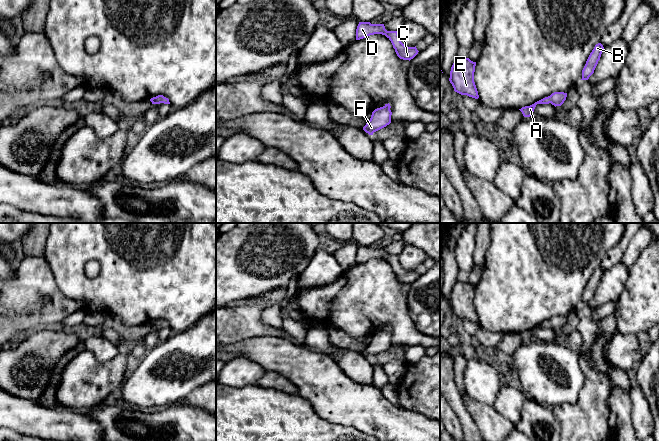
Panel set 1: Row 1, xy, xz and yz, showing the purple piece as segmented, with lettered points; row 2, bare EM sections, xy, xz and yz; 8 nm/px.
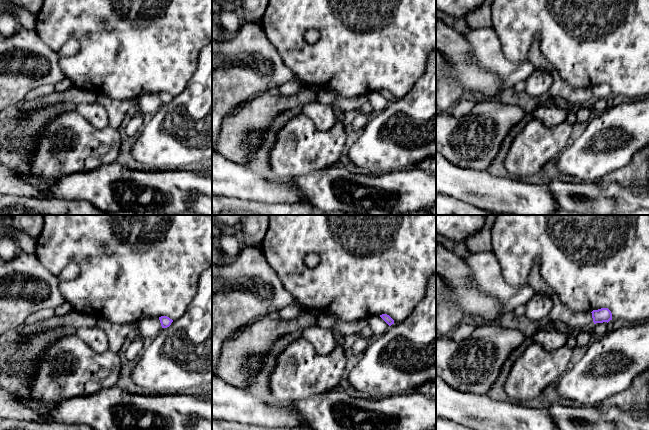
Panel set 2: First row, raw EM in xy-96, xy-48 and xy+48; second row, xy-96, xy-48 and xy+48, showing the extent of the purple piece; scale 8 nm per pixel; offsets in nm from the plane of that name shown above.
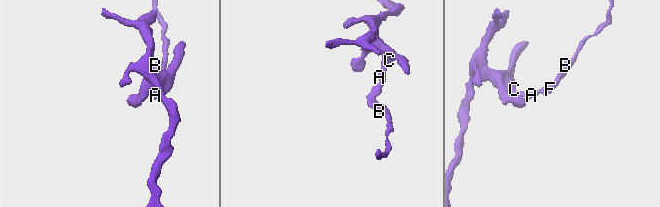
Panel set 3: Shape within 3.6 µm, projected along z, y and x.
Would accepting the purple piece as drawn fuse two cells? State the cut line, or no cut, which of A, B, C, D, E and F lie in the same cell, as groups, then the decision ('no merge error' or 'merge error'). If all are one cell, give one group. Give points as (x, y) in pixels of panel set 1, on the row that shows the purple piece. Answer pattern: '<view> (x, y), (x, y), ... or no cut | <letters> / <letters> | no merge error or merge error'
no cut | A B C D E F | no merge error

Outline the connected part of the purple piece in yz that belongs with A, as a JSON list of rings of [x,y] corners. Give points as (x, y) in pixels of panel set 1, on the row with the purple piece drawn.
[[[554,92],[550,96],[545,97],[545,98],[535,102],[534,104],[530,105],[530,106],[522,107],[519,110],[522,112],[524,117],[530,117],[533,114],[534,109],[535,109],[537,104],[549,104],[549,103],[551,103],[555,107],[561,106],[564,103],[564,101],[566,100],[566,97],[567,97],[567,93]]]

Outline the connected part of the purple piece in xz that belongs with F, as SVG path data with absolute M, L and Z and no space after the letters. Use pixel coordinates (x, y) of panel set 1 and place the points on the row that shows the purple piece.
M385 104L383 107L377 108L372 112L370 120L363 127L363 130L369 135L386 127L391 123L392 112L390 104Z

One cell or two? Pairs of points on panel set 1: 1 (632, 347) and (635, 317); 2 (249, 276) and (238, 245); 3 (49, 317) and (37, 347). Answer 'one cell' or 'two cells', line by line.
1: two cells
2: one cell
3: two cells

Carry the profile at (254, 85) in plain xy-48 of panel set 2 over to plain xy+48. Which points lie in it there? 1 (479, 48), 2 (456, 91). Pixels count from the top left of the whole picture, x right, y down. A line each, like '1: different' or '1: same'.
1: same
2: same

